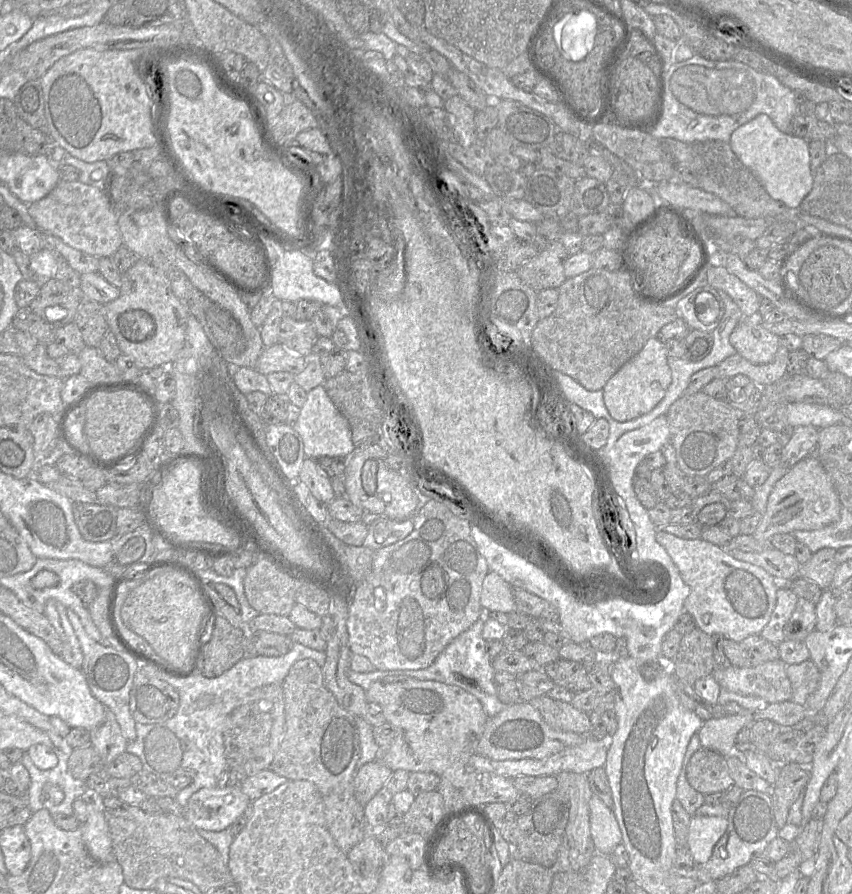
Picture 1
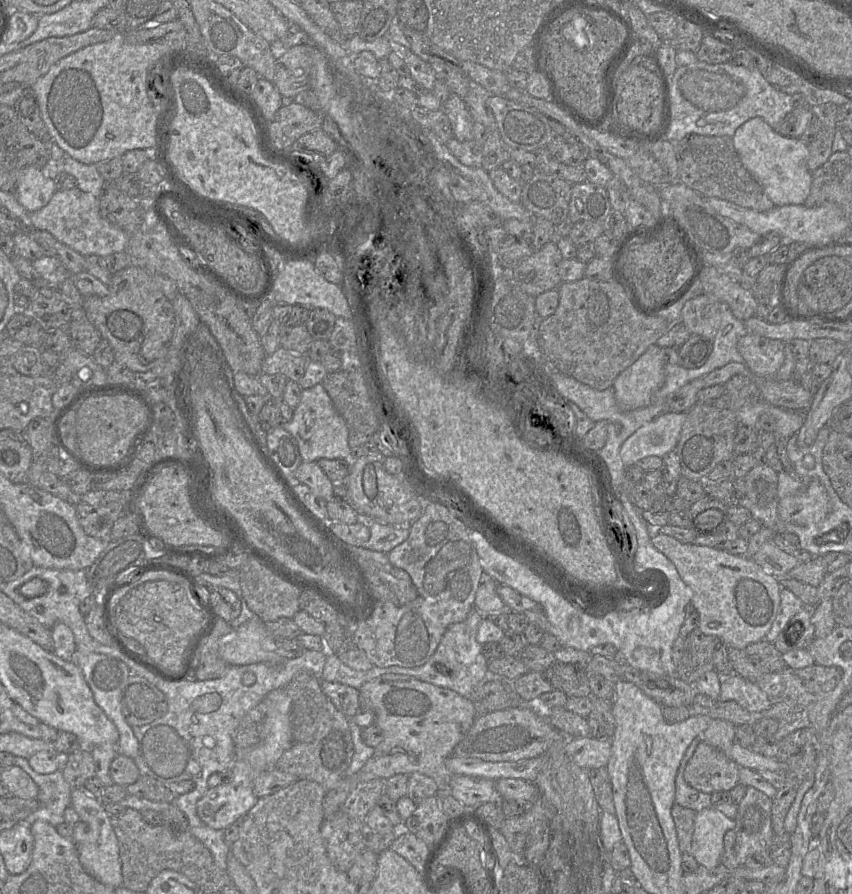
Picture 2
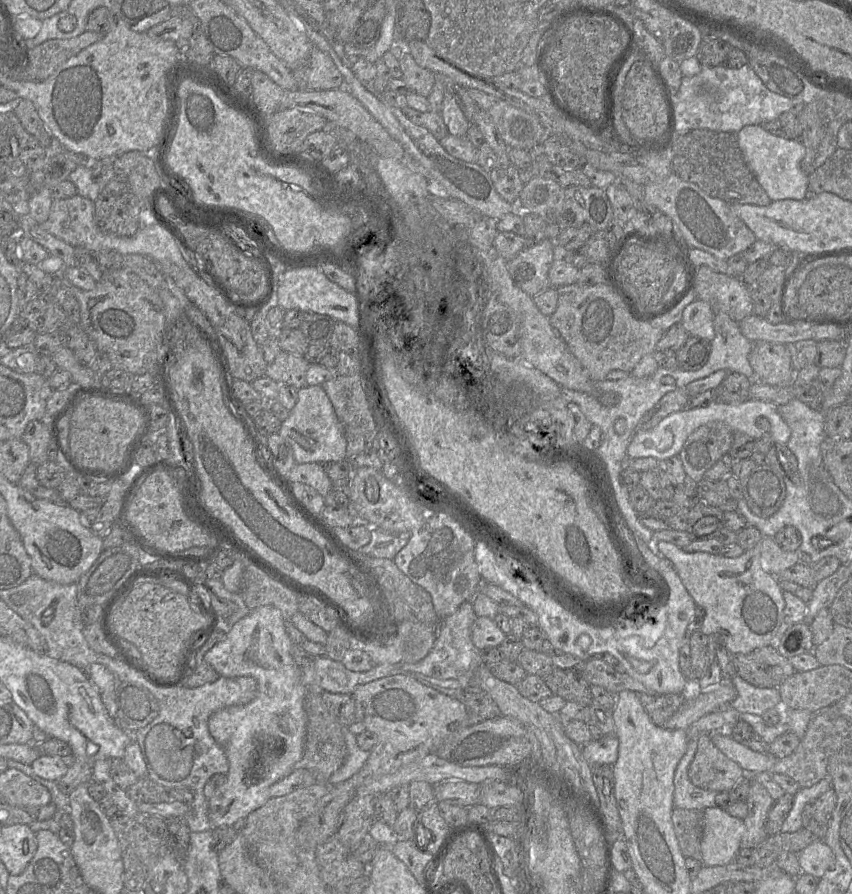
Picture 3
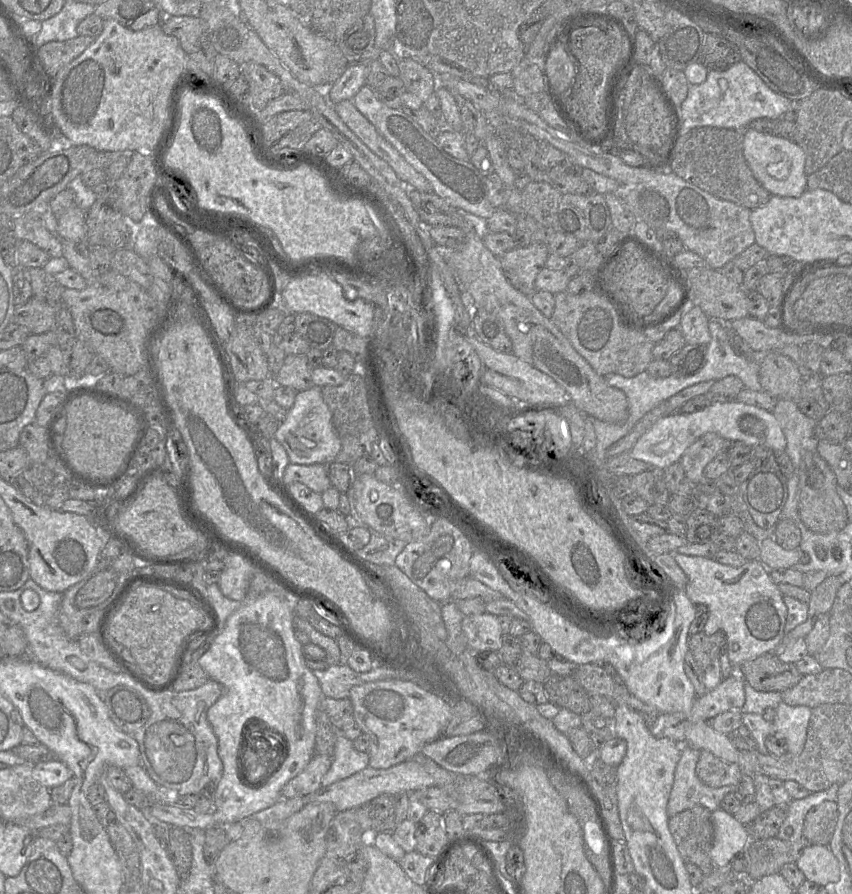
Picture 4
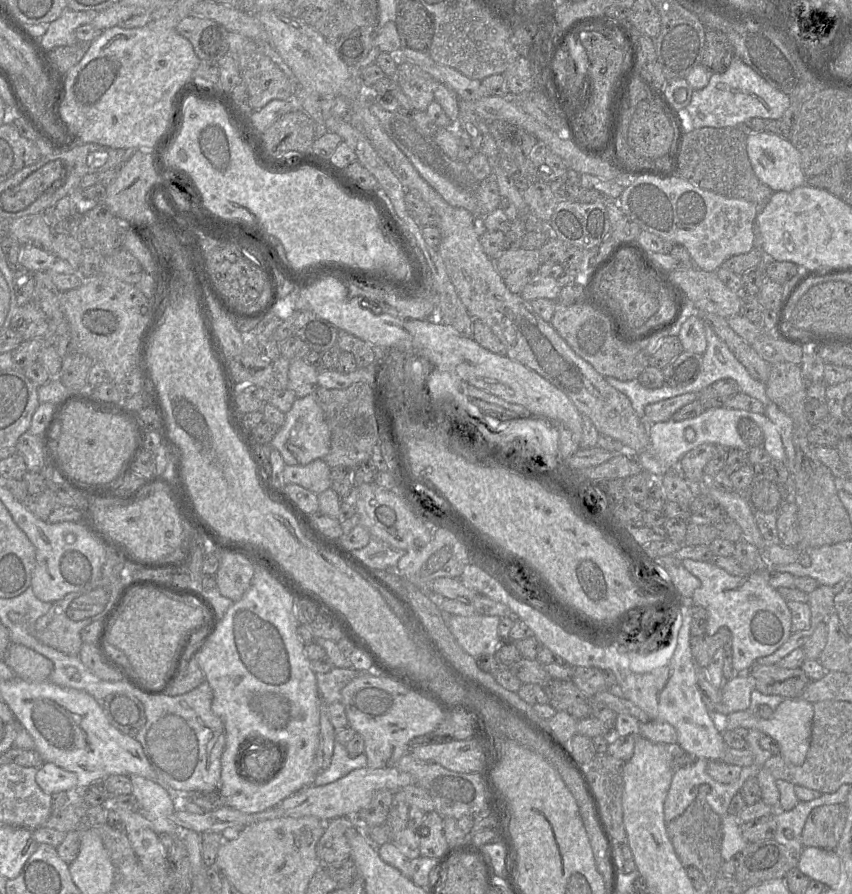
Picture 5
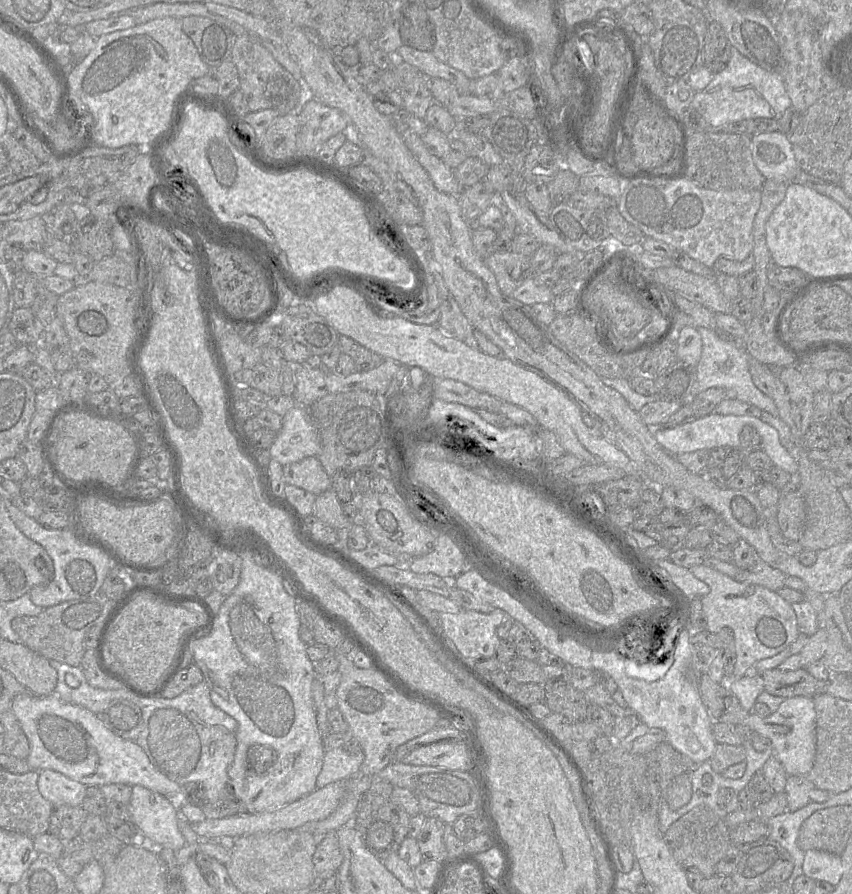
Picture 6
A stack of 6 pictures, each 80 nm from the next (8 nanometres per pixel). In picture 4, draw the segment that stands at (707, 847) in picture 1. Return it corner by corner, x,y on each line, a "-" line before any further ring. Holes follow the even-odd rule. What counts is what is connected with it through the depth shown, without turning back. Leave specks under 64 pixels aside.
722,809
712,812
714,837
710,856
715,869
729,868
732,858
750,842
747,826

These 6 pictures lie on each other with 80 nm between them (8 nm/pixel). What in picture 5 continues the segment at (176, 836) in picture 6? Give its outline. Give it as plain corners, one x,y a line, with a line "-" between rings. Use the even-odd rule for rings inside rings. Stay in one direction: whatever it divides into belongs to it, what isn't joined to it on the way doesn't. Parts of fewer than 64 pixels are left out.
130,775
132,794
139,803
140,812
145,816
157,834
178,835
179,828
171,820
176,811
175,802
159,783
138,775

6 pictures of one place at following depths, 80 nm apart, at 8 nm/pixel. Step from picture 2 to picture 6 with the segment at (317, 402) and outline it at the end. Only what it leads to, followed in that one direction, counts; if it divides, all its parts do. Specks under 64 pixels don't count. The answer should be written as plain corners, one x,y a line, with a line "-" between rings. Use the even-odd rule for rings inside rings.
297,404
283,416
282,427
269,448
270,458
286,465
306,457
317,457
319,452
316,427
307,408

